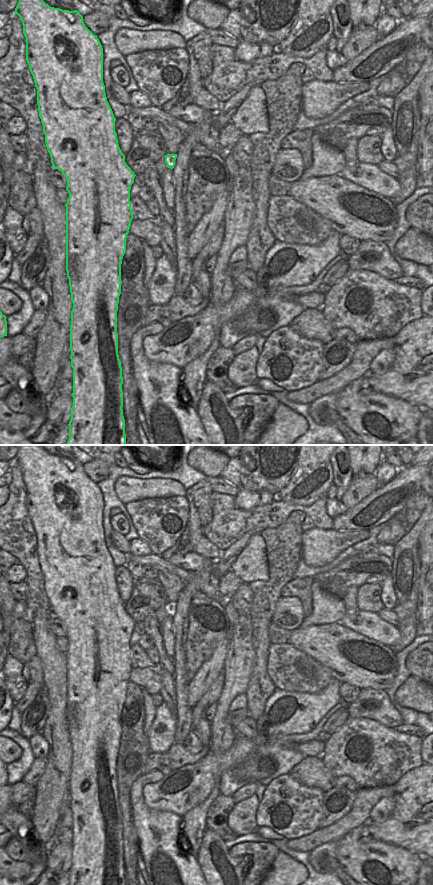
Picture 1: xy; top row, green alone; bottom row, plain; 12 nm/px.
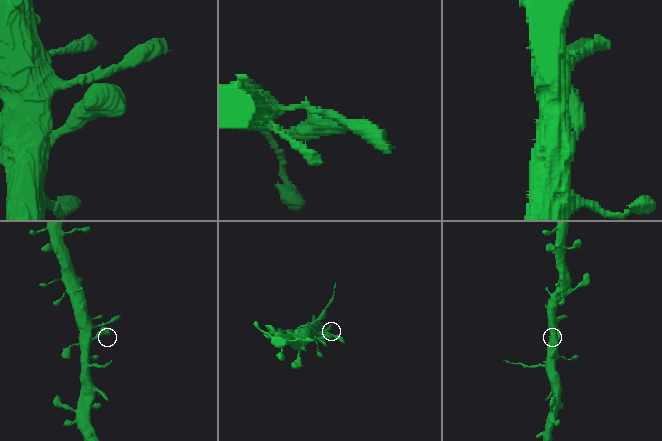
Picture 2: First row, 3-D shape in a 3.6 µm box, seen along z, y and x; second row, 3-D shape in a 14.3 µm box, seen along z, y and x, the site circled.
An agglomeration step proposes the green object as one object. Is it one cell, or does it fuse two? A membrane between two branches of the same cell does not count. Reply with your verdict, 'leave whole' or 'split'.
split

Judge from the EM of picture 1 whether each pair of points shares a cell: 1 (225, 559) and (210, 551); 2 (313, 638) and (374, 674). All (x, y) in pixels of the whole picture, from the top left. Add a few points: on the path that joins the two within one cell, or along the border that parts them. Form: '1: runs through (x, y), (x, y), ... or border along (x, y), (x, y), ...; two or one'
1: border along (221, 551), (221, 556), (216, 561); two
2: runs through (328, 644), (331, 644), (350, 663), (359, 667); one

